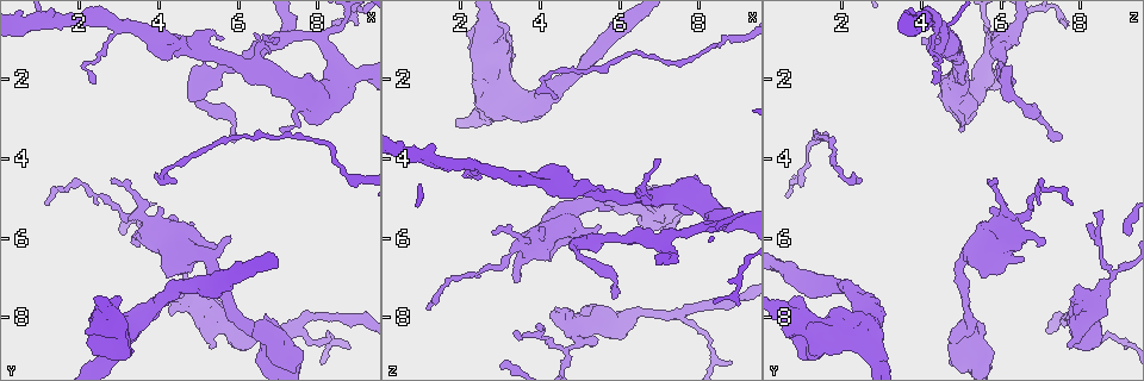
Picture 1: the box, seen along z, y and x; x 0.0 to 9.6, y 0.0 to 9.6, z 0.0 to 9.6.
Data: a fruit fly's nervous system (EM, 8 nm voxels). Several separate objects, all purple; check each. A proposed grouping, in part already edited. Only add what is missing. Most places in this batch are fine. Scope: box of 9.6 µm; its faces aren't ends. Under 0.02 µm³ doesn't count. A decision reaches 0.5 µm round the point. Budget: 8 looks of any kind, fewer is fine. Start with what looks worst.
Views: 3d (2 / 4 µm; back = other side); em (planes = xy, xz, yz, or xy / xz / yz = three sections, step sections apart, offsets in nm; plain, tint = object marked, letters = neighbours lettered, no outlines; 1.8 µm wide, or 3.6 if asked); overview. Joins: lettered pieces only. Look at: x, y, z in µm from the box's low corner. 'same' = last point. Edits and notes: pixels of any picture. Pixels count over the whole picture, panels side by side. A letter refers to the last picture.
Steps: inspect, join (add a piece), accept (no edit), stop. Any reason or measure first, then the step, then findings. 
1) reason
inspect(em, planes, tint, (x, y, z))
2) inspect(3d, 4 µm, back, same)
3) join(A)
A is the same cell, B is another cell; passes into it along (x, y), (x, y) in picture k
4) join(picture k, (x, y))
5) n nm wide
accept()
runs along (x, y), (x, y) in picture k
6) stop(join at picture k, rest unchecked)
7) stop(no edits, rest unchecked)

branch stops here
inspect(em, planes, letters, (5.90, 3.45, 7.50))

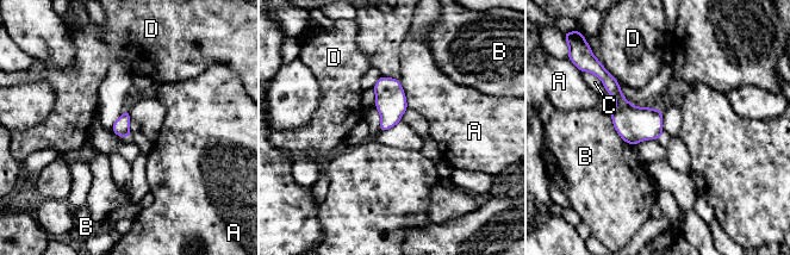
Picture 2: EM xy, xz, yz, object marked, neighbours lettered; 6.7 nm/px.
110 nm wide
accept()
A, B, C and D are other cells; border along (398, 80), (408, 107) in picture 2; no lettered piece goes on from it

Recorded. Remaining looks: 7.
thick end
inspect(em, planes, letters, (4.30, 7.95, 7.90))

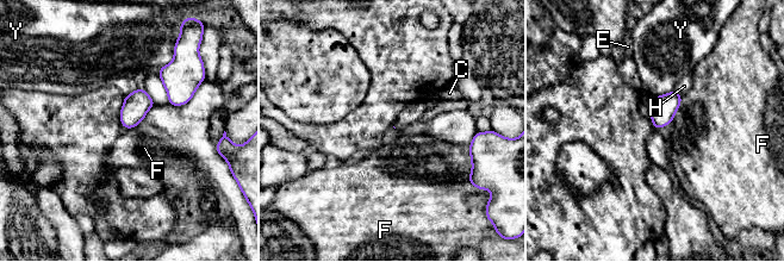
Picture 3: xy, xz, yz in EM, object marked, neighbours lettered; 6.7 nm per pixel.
accept()
C, E, F, H and Y are other cells; border along (683, 97), (671, 122) in picture 3; no lettered piece goes on from it

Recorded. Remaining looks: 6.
end of a long branch
inspect(em, planes, letters, (4.50, 4.65, 2.45))

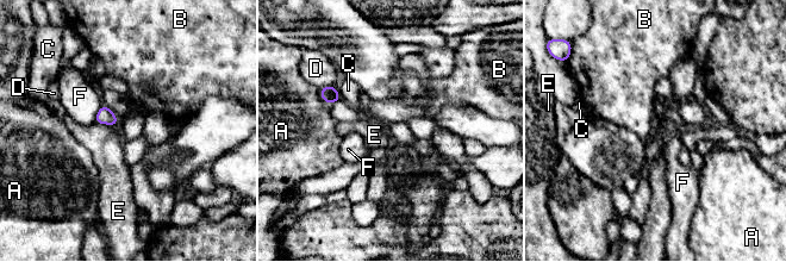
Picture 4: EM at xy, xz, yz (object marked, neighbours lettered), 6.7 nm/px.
110 nm wide
accept()
A, B, C, D, E and F are other cells; border along (99, 123), (117, 124) in picture 4; no lettered piece goes on from it

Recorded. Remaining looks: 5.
free end
inspect(3d, 2 µm, (2.95, 7.50, 0.80))

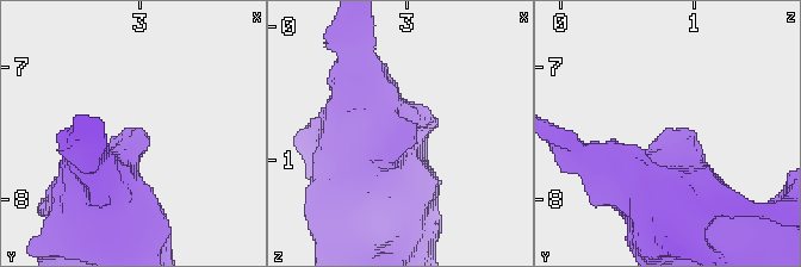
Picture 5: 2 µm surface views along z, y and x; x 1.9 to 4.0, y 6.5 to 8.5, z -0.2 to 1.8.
need the tissue
inspect(em, 3.6 µm, xz, step 16, letters, (3.00, 7.46, 0.78))

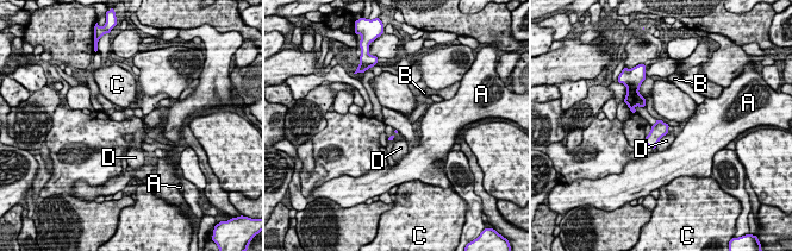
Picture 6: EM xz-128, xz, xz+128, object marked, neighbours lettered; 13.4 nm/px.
accept()
A, B, C and D are other cells; border along (667, 132), (655, 148) in picture 6; no lettered piece goes on from it

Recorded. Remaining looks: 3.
stop(no edits, rest unchecked)

